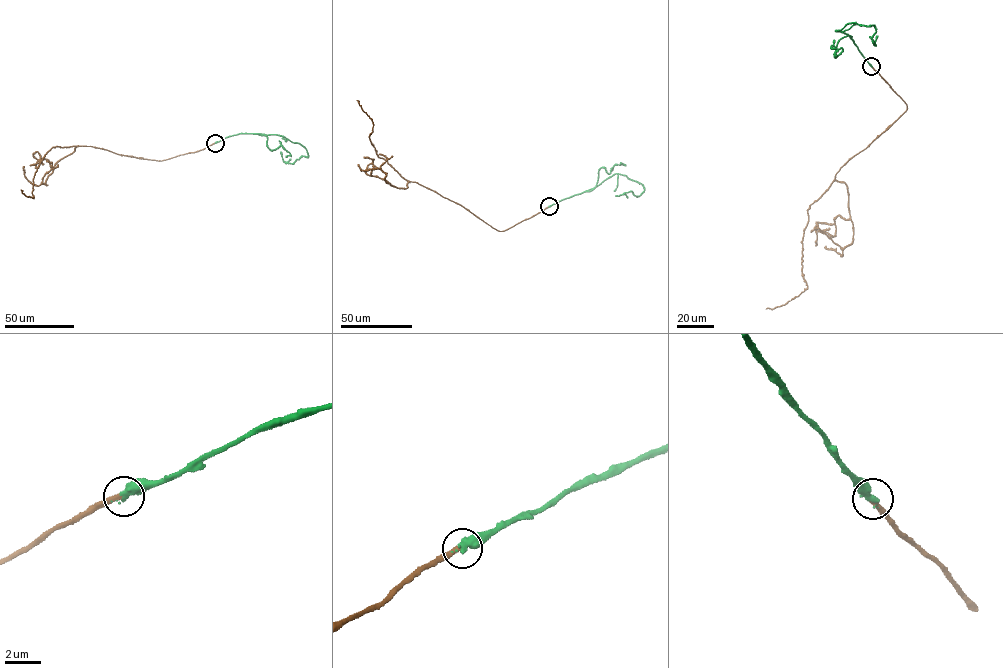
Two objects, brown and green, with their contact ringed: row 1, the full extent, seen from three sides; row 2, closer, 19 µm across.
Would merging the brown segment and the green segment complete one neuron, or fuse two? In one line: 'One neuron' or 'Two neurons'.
One neuron

